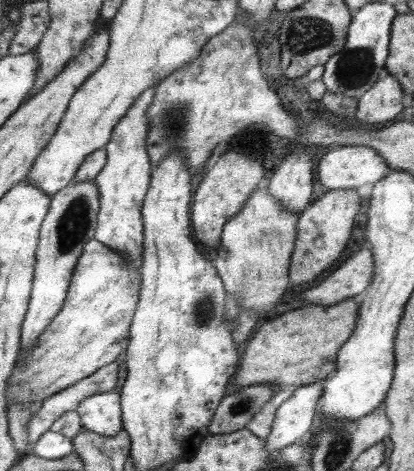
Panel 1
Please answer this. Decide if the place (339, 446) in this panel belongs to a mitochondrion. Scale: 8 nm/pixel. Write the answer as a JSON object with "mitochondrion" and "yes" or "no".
{"mitochondrion":"yes"}

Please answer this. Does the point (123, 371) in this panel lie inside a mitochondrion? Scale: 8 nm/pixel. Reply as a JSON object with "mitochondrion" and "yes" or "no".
{"mitochondrion":"no"}

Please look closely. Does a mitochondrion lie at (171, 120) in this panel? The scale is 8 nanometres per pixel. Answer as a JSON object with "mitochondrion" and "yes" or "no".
{"mitochondrion":"yes"}

